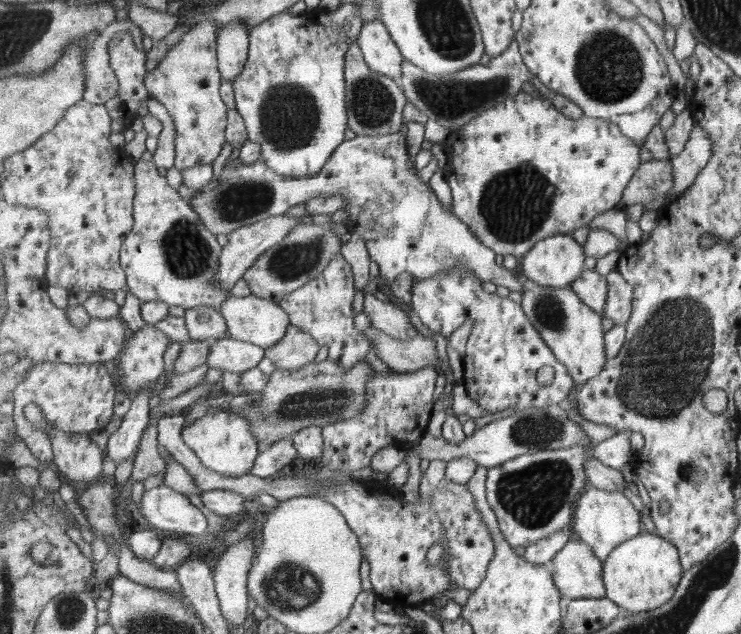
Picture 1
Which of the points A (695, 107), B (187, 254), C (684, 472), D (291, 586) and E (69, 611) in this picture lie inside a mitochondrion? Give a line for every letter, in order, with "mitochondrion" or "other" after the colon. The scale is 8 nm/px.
A: other
B: mitochondrion
C: other
D: mitochondrion
E: mitochondrion

